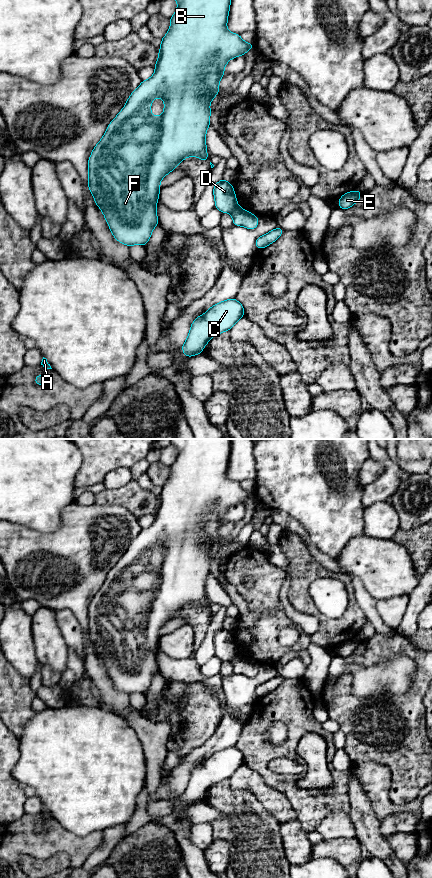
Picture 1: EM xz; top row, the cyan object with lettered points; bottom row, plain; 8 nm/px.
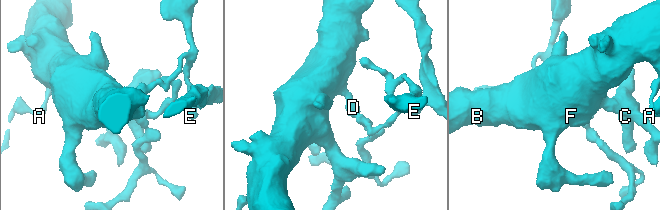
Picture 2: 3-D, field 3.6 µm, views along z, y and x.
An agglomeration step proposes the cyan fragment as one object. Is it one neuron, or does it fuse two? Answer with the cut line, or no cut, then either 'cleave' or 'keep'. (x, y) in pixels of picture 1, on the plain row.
cut xz (237, 653), (229, 660); cleave

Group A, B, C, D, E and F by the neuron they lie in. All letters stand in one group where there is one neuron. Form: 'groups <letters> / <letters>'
groups A E / B C D F

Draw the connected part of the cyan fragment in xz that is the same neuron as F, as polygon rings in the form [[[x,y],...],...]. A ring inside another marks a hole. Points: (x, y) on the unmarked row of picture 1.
[[[170,439],[171,445],[177,449],[177,458],[170,466],[170,476],[166,483],[161,487],[158,508],[155,512],[154,522],[147,528],[141,529],[118,563],[108,573],[105,582],[92,598],[88,608],[88,636],[94,645],[96,653],[102,659],[106,670],[111,678],[114,686],[128,695],[132,693],[146,694],[151,686],[153,677],[159,672],[156,654],[159,648],[160,629],[170,620],[174,619],[176,614],[180,612],[186,605],[198,605],[207,610],[208,602],[206,595],[206,580],[210,574],[210,550],[220,540],[219,529],[225,524],[224,517],[229,508],[244,504],[245,501],[254,496],[254,492],[242,488],[241,483],[229,480],[227,478],[227,469],[231,452],[231,439]],[[155,545],[159,545],[164,549],[164,559],[161,564],[151,562],[151,552]]]

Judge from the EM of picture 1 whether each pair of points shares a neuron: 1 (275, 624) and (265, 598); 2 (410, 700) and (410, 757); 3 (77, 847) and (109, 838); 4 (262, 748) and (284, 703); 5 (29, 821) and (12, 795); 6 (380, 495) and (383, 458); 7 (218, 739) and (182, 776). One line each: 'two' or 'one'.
1: one
2: one
3: two
4: one
5: two
6: one
7: one

